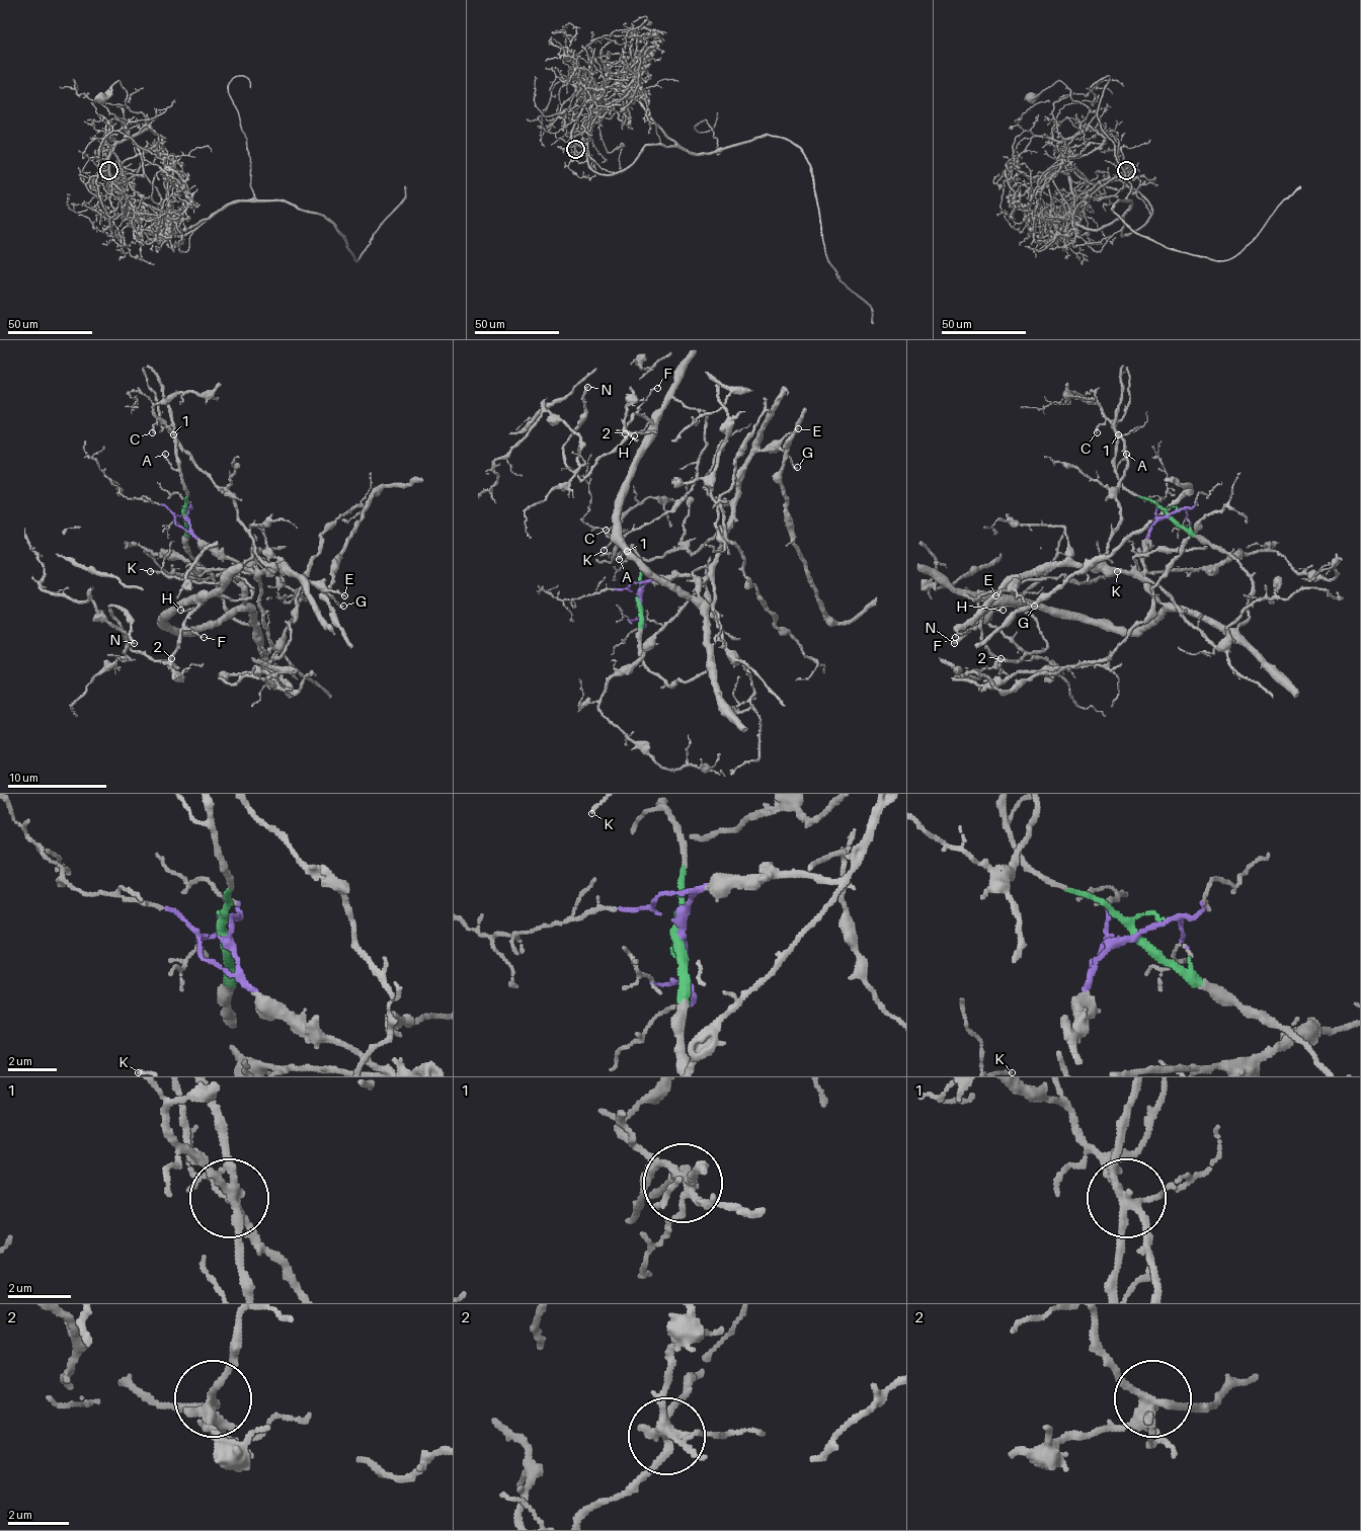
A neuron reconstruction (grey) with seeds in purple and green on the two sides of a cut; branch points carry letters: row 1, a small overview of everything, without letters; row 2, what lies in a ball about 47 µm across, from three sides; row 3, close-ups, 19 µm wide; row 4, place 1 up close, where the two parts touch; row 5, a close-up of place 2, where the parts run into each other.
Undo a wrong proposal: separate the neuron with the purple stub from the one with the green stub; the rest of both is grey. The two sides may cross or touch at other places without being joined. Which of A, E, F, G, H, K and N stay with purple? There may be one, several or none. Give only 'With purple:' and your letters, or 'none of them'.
With purple: E, G

